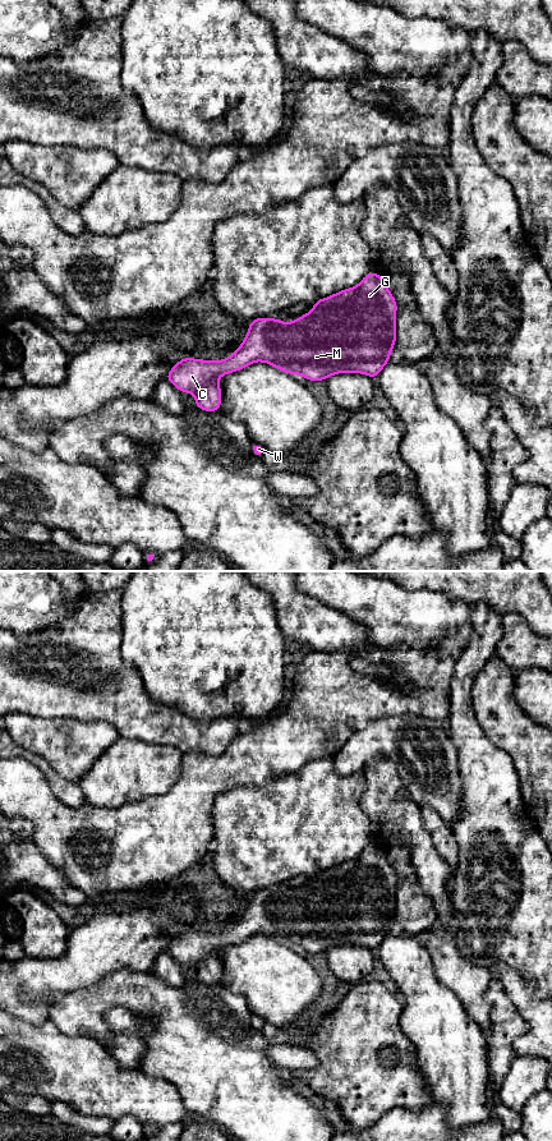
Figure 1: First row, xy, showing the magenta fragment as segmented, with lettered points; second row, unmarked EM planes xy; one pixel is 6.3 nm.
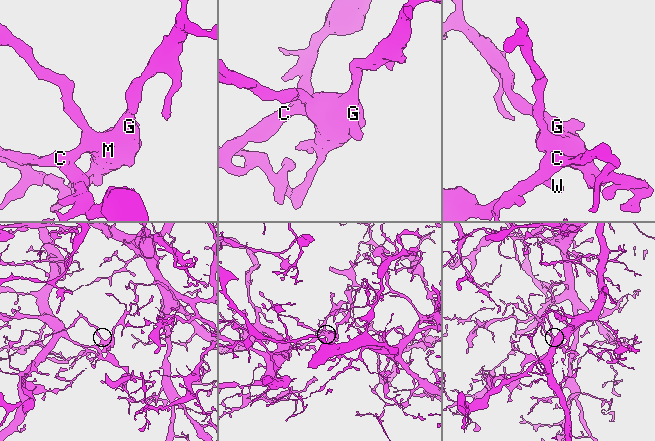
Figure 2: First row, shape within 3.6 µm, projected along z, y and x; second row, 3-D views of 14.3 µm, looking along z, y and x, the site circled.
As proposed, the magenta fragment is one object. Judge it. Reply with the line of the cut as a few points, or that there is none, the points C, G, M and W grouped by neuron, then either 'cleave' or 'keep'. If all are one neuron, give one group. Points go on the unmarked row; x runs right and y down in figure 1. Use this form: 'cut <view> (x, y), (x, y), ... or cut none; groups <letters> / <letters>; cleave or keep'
cut none; groups C G M W; keep

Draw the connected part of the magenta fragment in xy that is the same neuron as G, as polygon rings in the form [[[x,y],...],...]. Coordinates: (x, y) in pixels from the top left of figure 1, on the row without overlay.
[[[371,843],[356,859],[321,870],[313,877],[309,885],[288,896],[258,889],[249,894],[244,914],[229,930],[213,934],[179,930],[165,951],[176,962],[194,966],[194,979],[210,985],[220,984],[221,980],[221,958],[216,952],[254,934],[268,935],[312,954],[326,953],[336,946],[363,946],[376,952],[390,934],[391,923],[396,917],[397,875],[386,859],[386,851]]]

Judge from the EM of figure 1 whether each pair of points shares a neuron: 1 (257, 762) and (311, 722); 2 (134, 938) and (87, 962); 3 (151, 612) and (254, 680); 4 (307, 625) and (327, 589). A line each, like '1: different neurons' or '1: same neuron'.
1: same neuron
2: same neuron
3: same neuron
4: different neurons

